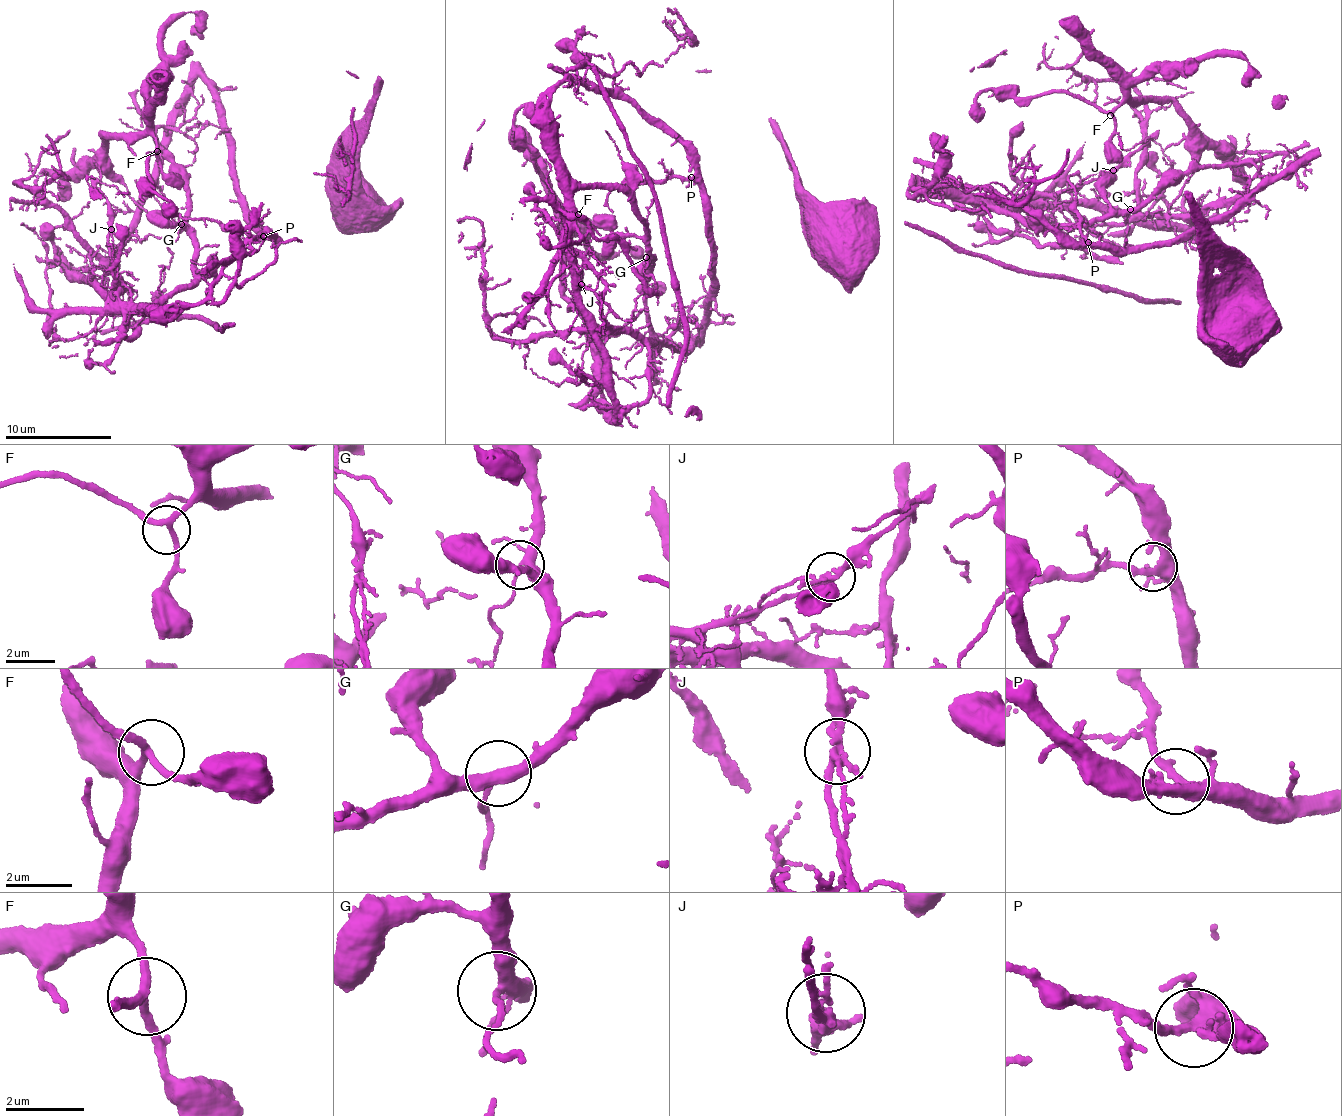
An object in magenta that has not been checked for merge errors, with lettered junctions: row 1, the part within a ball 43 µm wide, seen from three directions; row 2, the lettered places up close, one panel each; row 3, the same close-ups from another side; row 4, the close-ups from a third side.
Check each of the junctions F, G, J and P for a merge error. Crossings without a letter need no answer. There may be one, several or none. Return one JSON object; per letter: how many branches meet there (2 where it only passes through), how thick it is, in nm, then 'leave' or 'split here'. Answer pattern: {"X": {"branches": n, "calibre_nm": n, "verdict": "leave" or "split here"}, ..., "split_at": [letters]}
{"F": {"branches": 3, "calibre_nm": 200, "verdict": "leave"}, "G": {"branches": 4, "calibre_nm": 280, "verdict": "split here"}, "J": {"branches": 4, "calibre_nm": 190, "verdict": "split here"}, "P": {"branches": 4, "calibre_nm": 280, "verdict": "leave"}, "split_at": ["G", "J"]}

